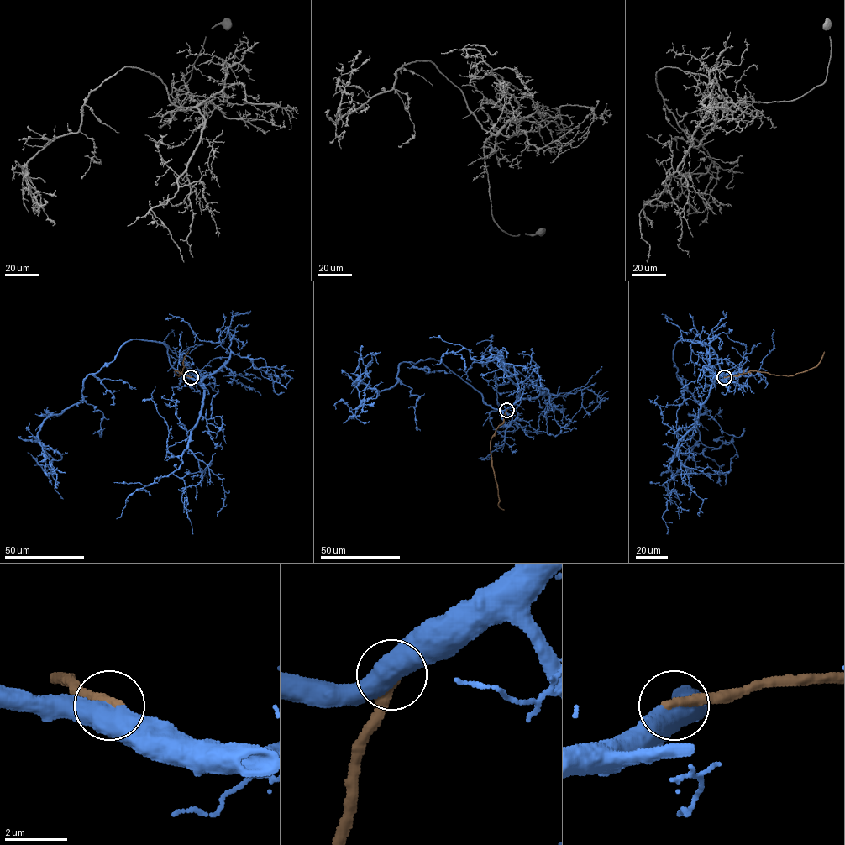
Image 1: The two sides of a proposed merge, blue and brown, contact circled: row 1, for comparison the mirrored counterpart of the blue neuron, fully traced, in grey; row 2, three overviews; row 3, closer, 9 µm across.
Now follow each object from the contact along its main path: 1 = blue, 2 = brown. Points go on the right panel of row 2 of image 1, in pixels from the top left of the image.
1: (724, 377), (706, 343), (677, 342), (676, 377), (705, 413), (684, 466), (726, 474), (737, 452)
2: (724, 377), (750, 371), (795, 375), (815, 367), (824, 352)

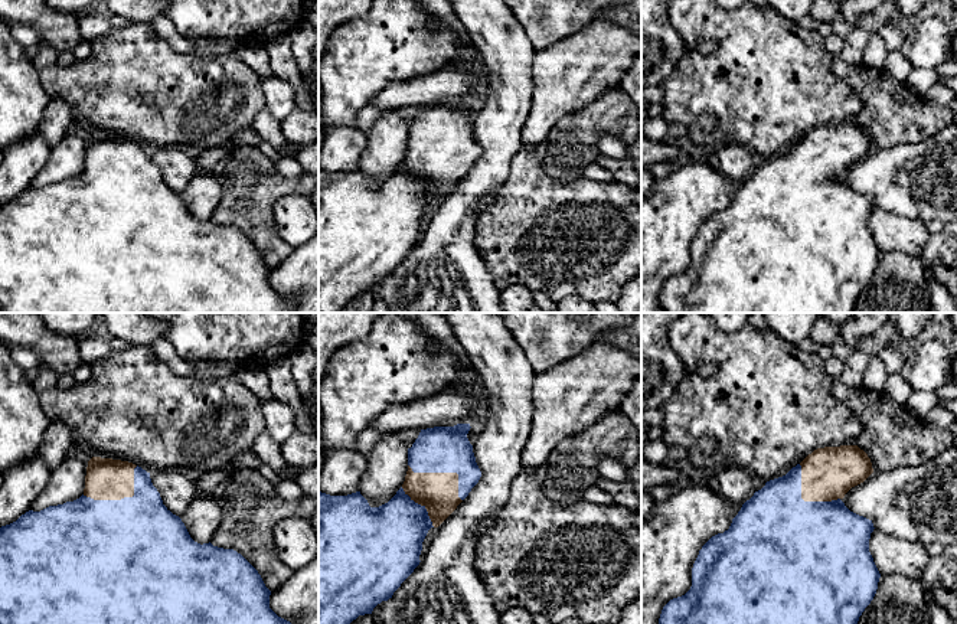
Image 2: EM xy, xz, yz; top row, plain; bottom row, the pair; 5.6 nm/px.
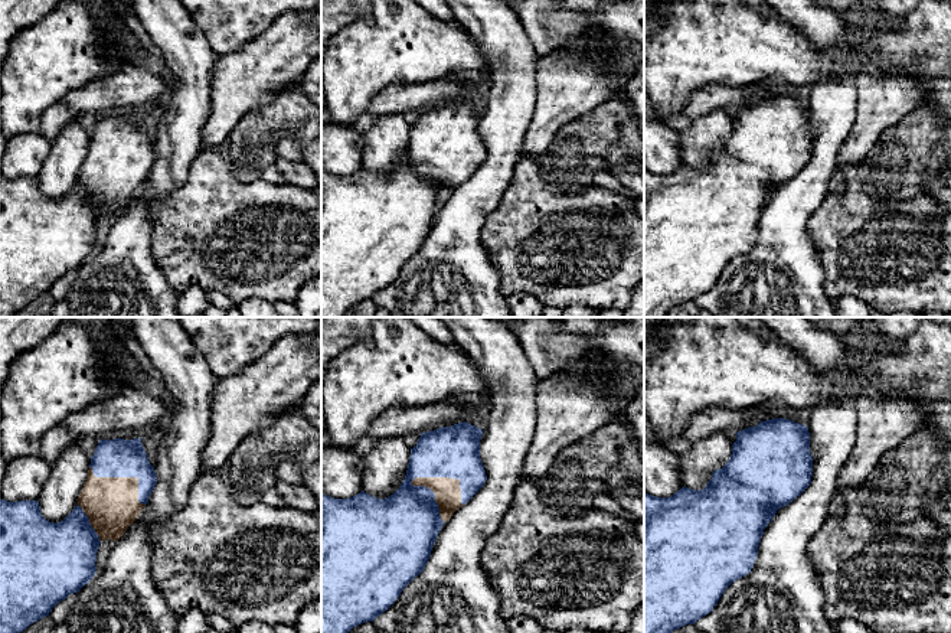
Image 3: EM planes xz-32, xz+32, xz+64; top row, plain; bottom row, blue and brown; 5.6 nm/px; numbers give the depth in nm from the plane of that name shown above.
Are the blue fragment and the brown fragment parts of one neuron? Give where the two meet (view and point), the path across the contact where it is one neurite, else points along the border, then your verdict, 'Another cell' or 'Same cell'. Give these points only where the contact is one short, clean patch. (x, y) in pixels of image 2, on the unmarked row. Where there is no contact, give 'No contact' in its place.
Touches blue at xy (121, 176). Same cell

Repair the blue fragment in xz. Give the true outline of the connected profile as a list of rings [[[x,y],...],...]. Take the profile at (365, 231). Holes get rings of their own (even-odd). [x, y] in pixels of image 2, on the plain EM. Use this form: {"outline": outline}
{"outline": [[[470,101],[421,107],[408,125],[408,148],[402,164],[385,182],[370,184],[360,169],[330,173],[319,169],[319,313],[340,313],[359,293],[372,291],[419,242],[422,219],[431,205],[438,205],[478,160],[481,148],[476,140],[467,111]]]}

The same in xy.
{"outline": [[[92,134],[84,171],[40,189],[29,187],[0,205],[0,311],[1,313],[295,313],[295,304],[270,285],[271,268],[258,248],[236,228],[195,219],[182,196],[173,192],[153,163],[150,150],[121,137]]]}

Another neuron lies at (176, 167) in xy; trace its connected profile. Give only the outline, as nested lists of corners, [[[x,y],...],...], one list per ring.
[[[179,147],[153,148],[150,156],[160,170],[163,182],[179,195],[183,193],[187,183],[197,174],[195,160]]]

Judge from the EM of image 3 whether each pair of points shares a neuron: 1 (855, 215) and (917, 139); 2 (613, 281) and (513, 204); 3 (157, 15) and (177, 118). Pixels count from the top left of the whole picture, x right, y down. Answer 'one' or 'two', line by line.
1: two
2: one
3: one

